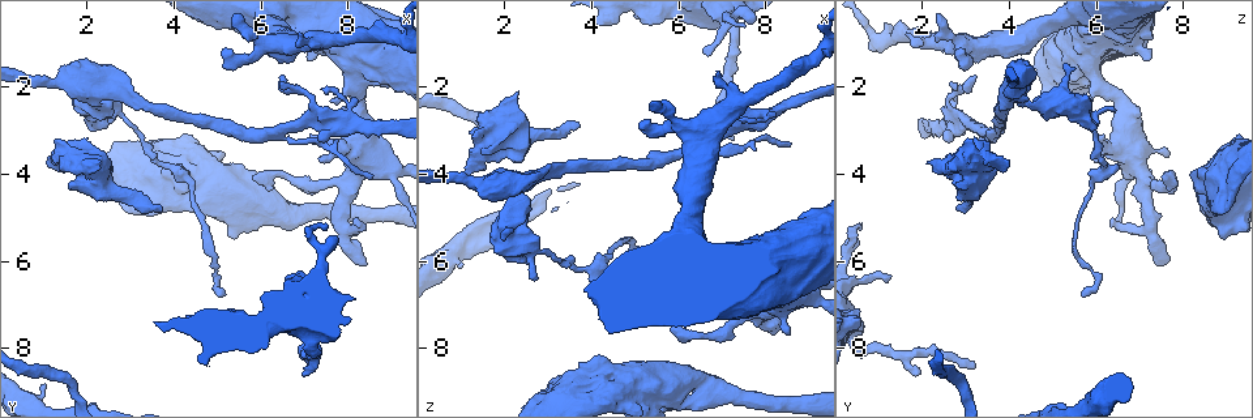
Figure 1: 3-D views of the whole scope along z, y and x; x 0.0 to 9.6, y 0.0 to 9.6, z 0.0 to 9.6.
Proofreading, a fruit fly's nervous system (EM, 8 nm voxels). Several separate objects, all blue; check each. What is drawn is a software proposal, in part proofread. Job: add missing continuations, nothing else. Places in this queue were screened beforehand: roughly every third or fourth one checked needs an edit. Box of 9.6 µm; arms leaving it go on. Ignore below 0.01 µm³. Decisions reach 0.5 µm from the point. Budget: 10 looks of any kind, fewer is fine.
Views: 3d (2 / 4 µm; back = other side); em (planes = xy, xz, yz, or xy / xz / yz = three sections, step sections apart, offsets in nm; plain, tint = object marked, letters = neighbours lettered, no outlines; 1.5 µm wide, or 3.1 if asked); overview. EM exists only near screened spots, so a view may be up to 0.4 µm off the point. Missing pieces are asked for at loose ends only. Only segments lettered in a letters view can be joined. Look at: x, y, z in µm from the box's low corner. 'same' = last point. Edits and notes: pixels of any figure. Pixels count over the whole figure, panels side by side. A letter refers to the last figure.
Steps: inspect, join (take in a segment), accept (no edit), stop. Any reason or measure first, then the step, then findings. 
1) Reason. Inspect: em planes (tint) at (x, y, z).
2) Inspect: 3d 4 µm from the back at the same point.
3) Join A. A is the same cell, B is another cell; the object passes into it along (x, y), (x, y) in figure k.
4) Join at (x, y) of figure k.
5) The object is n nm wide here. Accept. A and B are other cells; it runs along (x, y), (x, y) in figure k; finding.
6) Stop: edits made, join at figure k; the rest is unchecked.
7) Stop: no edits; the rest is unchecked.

Branch stops here. Inspect: em xz step 4 (letters) at (1.05, 8.85, 6.15).

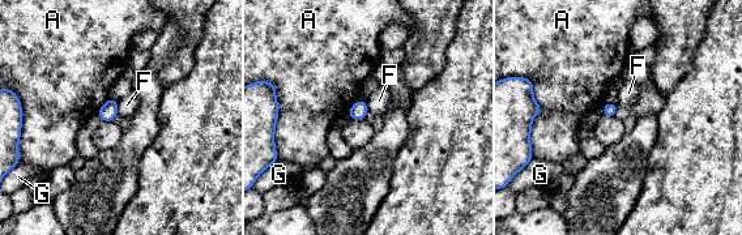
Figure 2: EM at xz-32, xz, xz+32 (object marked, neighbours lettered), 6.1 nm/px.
Accept. A, F and G are other cells; a border runs along (116, 102), (118, 112) in figure 2; no lettered segment goes on from it.

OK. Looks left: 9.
Stops while still wide. Inspect: em yz step 8 (letters) at (1.30, 3.90, 2.75).

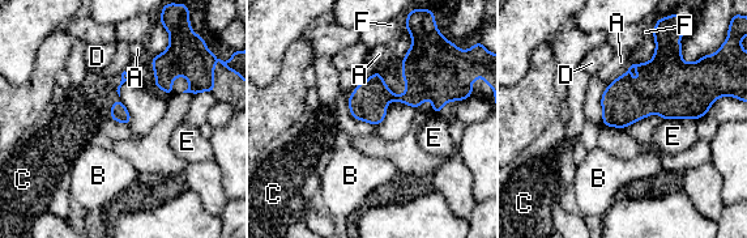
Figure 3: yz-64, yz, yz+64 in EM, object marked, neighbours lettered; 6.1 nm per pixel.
Another direction. Inspect: em planes (letters) at the same point.

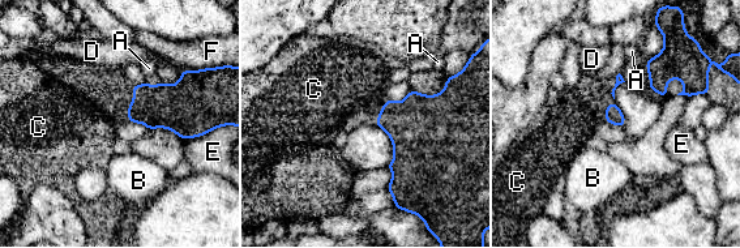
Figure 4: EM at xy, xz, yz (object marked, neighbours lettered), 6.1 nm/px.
Join C. C is the same cell, A, B, D, E and F are other cells; it goes on there.

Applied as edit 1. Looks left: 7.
Free end. Inspect: 3d 2 µm from the back at (2.05, 1.50, 5.30).

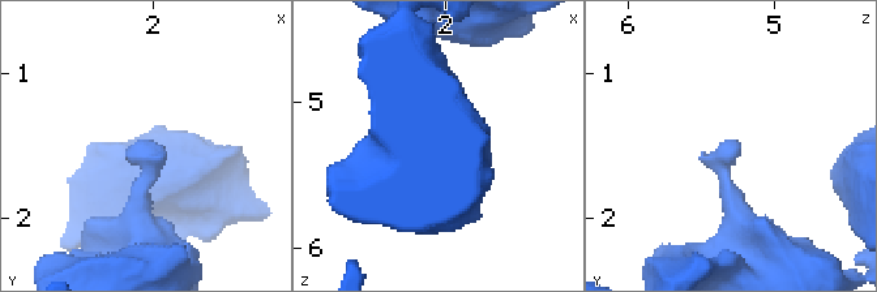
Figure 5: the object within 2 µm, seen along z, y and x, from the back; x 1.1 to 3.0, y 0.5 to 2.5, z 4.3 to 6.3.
Inspect: em xz step 8 (letters) at (2.08, 1.46, 5.26).

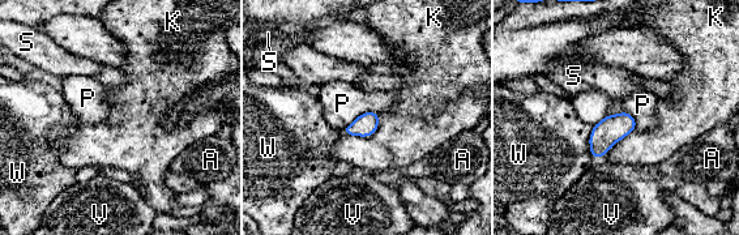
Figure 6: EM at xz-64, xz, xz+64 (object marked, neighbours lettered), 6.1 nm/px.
Inspect: em planes (letters) at the same point.

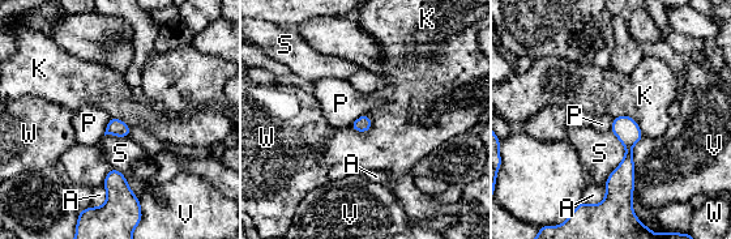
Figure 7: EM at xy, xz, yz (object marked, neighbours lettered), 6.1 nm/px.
Accept. A, K, P, S, V and W are other cells; no lettered segment goes on from it.

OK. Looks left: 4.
Branch stops here. Inspect: em planes (letters) at (7.30, 8.35, 3.20).

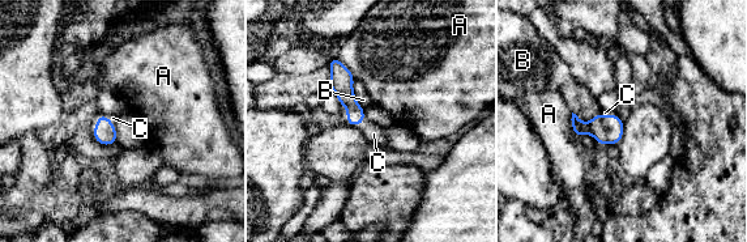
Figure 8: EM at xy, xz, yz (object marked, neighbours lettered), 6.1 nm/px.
The longest contact is with B, 180 nm. Join C. C is the same cell, A and B are other cells; the object passes into it along (105, 132), (97, 123), (112, 118) in figure 8; the neuron continues.

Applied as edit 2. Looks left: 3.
Stop: edits made, join at figure 4, join at figure 8; the rest is unchecked.

